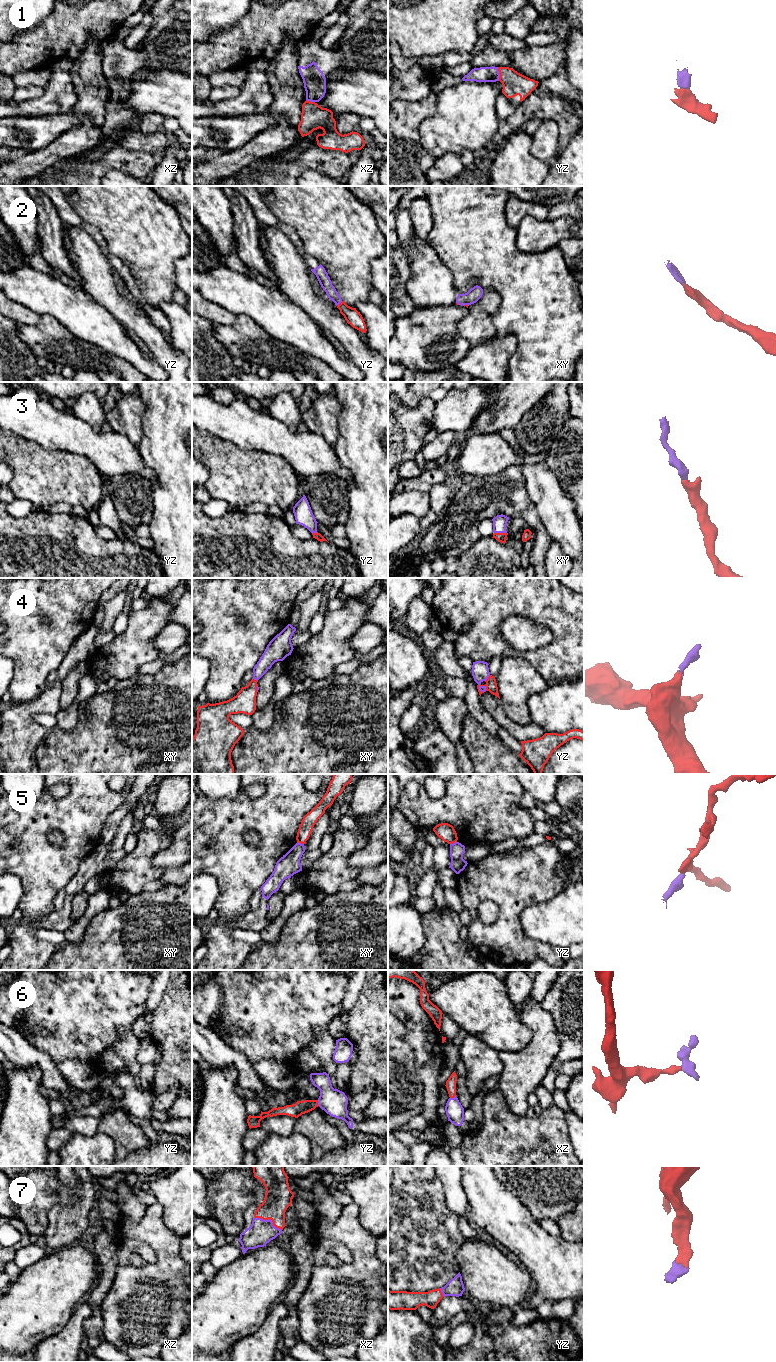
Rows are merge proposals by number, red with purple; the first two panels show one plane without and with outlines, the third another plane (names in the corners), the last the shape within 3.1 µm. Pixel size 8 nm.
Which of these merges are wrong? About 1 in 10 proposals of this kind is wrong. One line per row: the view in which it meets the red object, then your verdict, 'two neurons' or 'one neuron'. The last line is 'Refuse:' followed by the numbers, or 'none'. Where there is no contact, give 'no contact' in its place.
1: contact in yz; one neuron
2: contact in yz; one neuron
3: contact in xy; one neuron
4: contact in yz; one neuron
5: contact in xy; two neurons
6: contact in yz; one neuron
7: contact in xz; one neuron
Refuse: 5

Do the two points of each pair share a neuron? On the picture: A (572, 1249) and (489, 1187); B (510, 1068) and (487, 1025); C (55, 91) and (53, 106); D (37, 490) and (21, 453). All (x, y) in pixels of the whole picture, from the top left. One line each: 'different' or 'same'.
A: same
B: different
C: same
D: same

